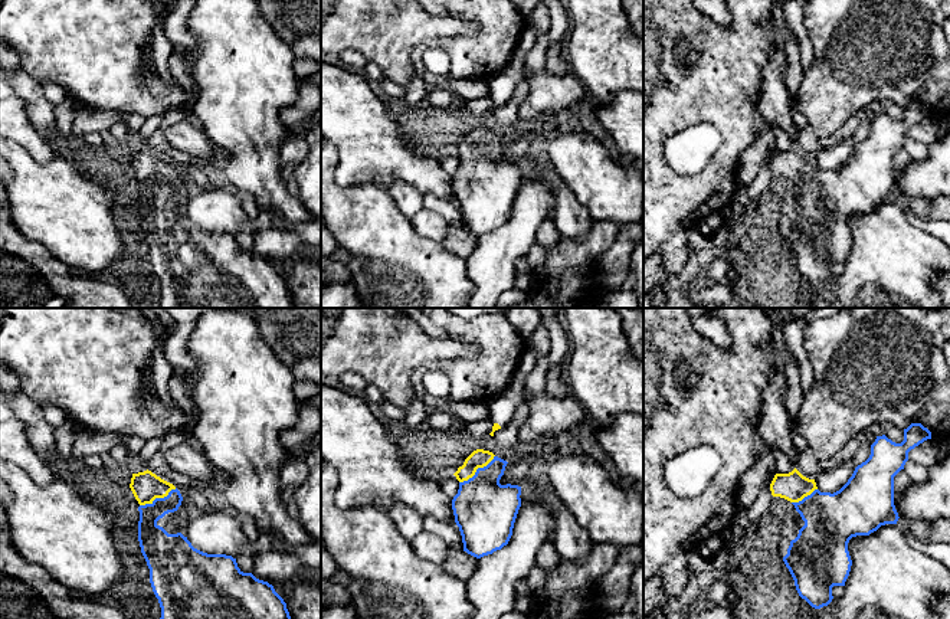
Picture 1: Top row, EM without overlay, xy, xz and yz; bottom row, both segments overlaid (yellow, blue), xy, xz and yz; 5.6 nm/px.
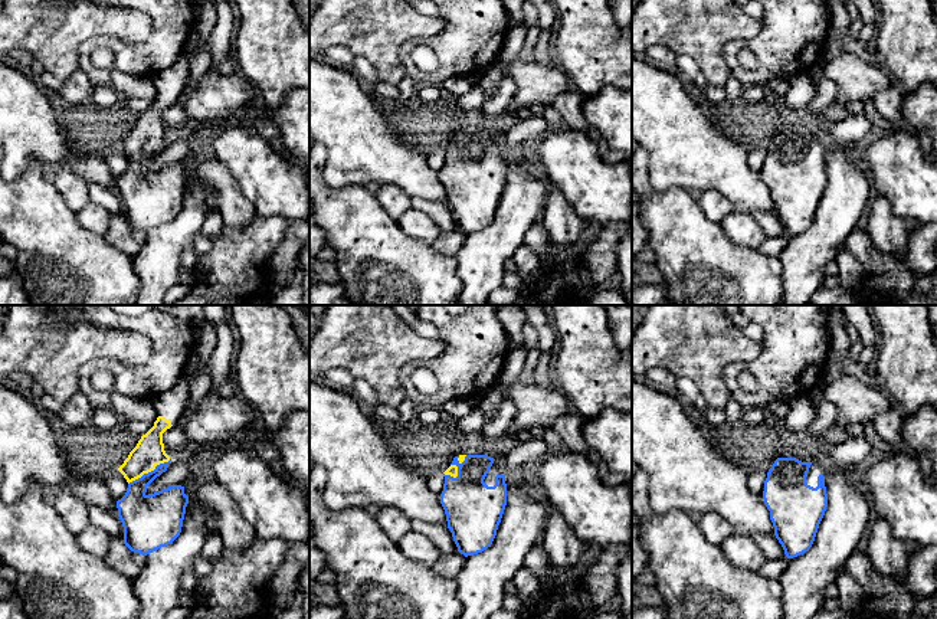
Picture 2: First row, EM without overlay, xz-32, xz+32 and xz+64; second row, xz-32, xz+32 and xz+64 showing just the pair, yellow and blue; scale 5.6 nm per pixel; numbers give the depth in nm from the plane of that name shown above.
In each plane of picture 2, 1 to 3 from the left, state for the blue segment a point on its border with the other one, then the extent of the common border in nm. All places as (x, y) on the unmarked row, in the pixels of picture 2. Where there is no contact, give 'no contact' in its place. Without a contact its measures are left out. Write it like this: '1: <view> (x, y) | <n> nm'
1: xz-32 (148, 148) | 280 nm
2: xz+32 (455, 154) | 90 nm
3: no contact

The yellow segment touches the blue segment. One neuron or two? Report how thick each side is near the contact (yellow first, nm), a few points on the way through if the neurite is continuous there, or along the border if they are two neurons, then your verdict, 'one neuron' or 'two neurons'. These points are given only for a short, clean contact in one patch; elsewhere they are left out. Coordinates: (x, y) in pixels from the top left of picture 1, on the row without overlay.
110 nm thick on the yellow side, 340 nm on the other; runs through xz (480, 136), (477, 146), (485, 189); one neuron

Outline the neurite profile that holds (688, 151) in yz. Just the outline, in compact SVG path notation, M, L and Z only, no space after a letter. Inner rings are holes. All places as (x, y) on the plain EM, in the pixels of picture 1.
M700 122L669 137L664 145L664 157L674 171L692 176L705 168L721 144L720 131L712 124Z

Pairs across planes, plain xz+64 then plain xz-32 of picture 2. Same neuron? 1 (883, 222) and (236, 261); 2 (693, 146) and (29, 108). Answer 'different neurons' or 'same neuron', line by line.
1: different neurons
2: same neuron

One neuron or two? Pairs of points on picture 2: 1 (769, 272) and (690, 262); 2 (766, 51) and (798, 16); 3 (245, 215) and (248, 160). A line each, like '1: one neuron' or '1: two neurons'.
1: one neuron
2: one neuron
3: two neurons

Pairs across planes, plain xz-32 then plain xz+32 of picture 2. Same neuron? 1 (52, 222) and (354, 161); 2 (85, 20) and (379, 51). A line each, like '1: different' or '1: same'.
1: different
2: same

